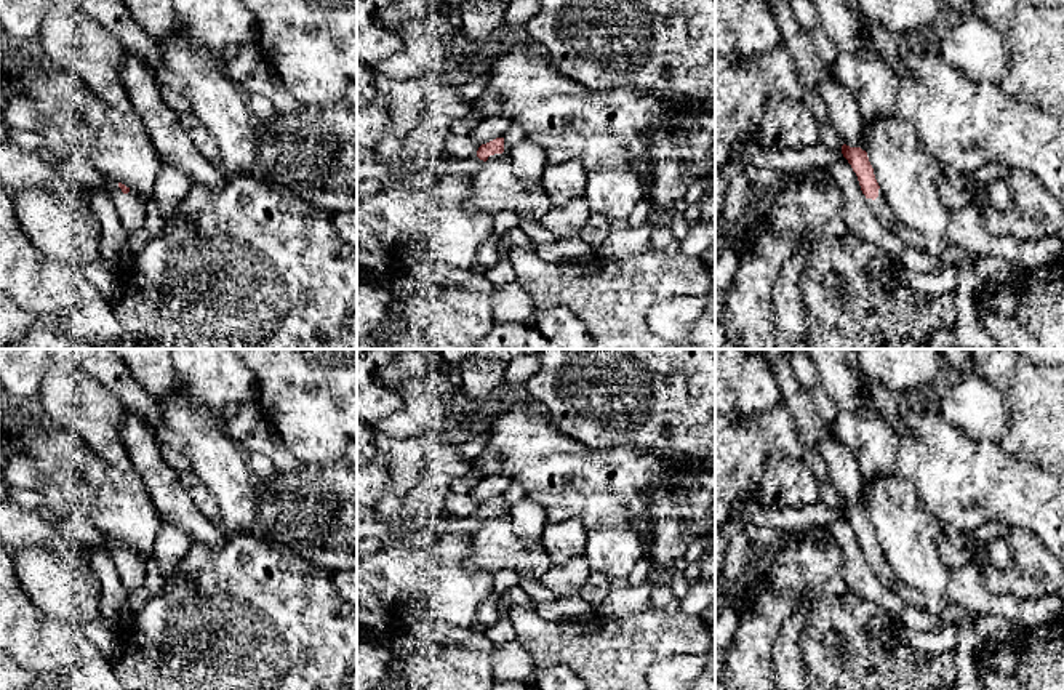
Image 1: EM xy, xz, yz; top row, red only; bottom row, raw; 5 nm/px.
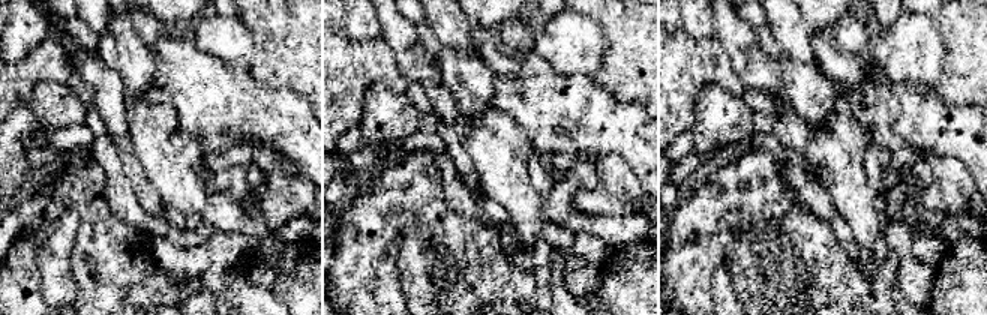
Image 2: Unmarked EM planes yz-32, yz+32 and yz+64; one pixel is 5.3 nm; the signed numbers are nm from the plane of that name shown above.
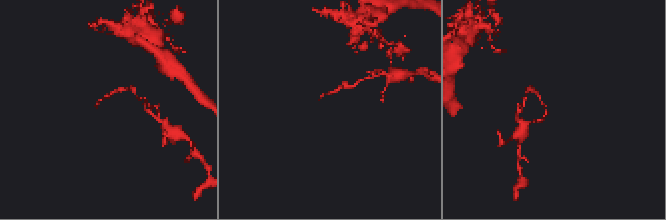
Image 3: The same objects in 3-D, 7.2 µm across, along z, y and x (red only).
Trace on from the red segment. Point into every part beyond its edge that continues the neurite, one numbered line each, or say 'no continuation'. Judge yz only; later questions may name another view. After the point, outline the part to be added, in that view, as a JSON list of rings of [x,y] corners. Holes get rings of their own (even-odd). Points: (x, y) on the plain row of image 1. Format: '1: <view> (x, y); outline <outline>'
1: yz (880, 565); outline [[[878,548],[878,556],[875,559],[867,557],[867,562],[872,567],[874,573],[877,575],[882,586],[890,589],[891,583],[896,580],[896,575],[890,565],[890,562],[886,560],[882,548]]]

